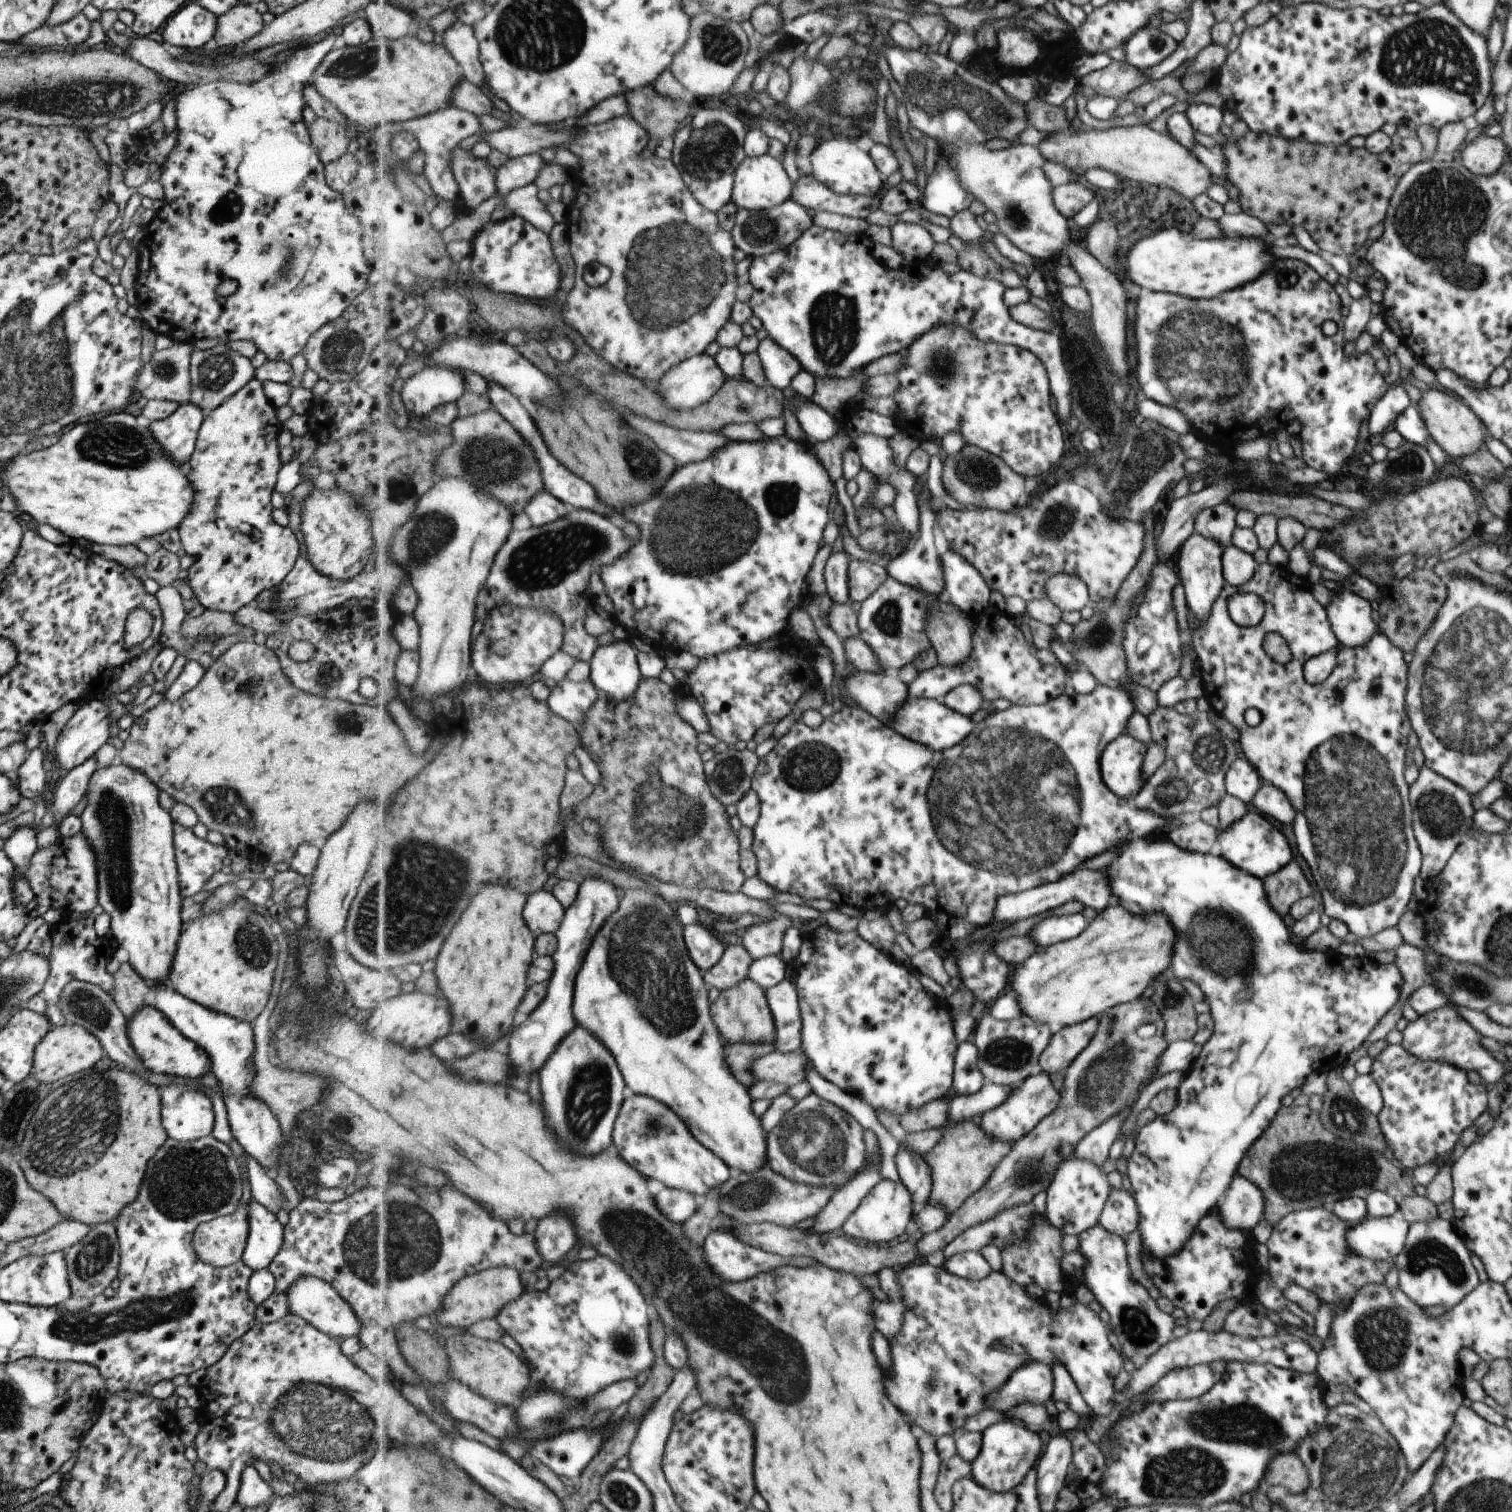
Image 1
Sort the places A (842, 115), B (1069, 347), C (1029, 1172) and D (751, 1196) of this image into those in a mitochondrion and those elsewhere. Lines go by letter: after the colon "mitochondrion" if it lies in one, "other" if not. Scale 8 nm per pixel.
A: other
B: other
C: mitochondrion
D: mitochondrion

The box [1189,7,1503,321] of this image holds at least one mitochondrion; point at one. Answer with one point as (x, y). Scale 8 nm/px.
(1438, 212)

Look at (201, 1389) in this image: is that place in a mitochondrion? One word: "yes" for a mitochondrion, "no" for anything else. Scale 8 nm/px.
no

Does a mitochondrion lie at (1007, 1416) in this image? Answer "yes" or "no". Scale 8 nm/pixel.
no

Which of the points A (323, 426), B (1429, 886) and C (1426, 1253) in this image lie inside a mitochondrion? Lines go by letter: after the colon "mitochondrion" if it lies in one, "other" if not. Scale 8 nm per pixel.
A: other
B: other
C: mitochondrion

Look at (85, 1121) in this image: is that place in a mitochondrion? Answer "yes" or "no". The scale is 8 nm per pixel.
yes

